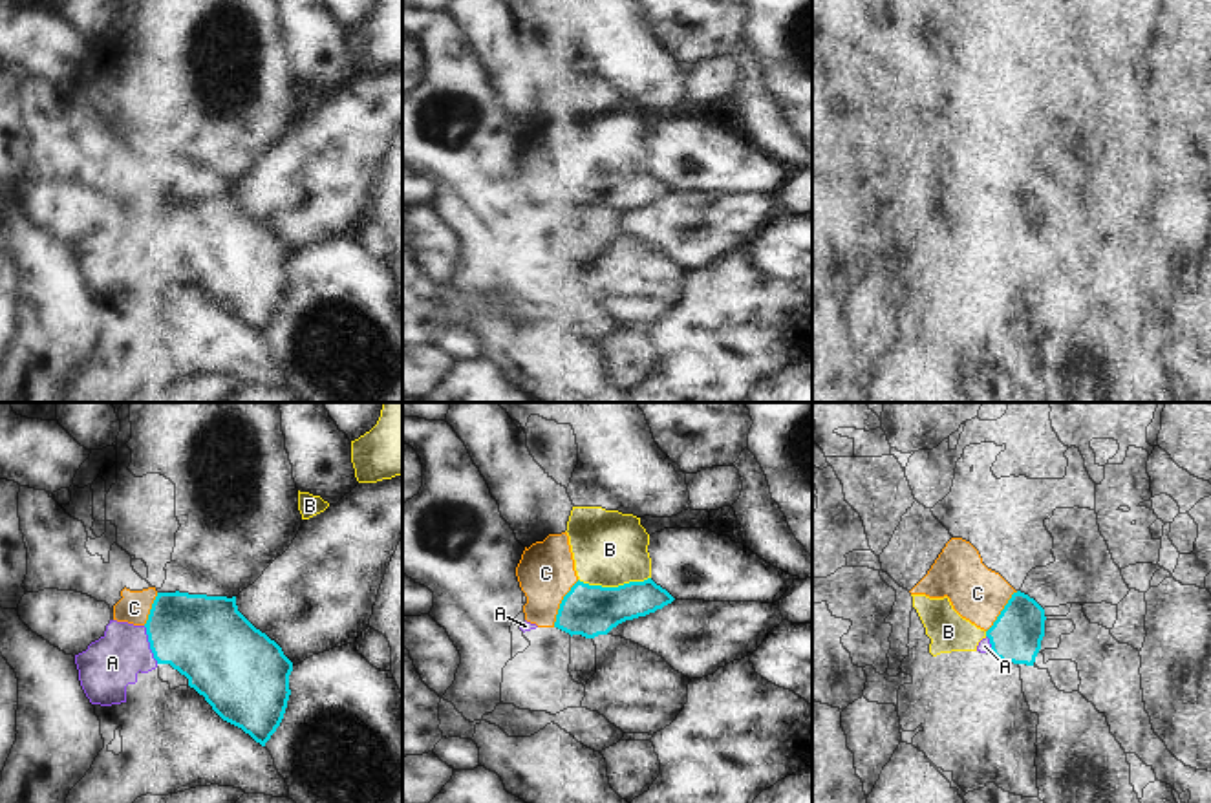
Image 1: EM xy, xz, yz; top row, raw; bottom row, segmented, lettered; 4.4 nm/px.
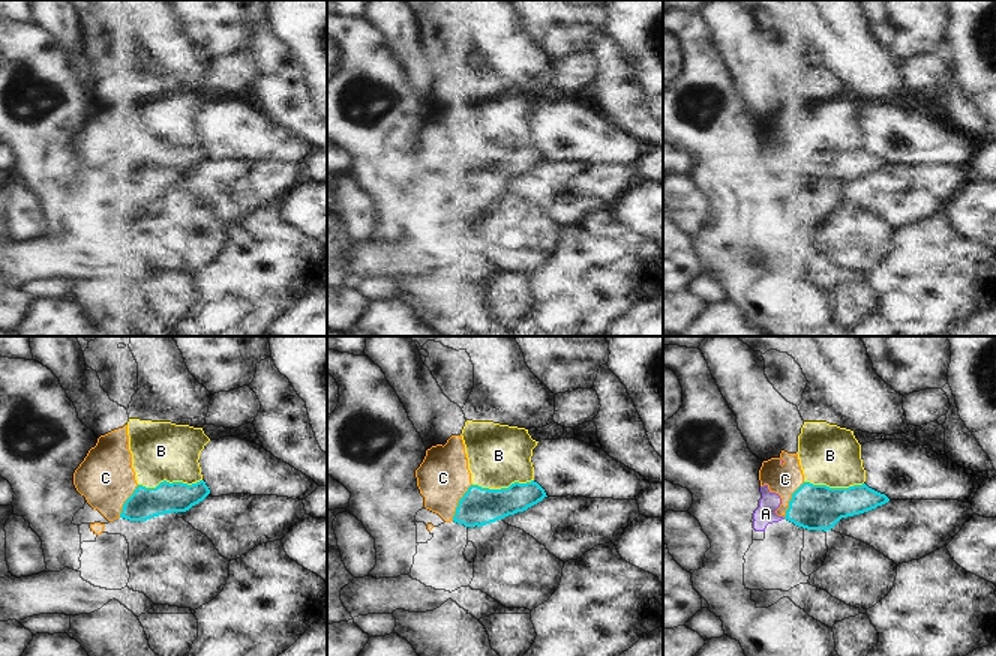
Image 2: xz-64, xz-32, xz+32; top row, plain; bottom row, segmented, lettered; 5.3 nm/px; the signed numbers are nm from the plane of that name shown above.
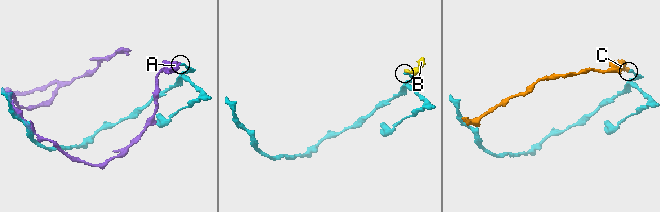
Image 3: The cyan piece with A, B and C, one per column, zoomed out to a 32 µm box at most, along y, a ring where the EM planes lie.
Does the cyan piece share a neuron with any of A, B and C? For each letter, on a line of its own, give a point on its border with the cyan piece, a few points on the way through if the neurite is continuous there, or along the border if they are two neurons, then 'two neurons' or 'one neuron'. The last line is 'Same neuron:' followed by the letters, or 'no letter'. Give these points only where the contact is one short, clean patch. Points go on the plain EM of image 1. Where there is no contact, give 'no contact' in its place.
A: contact xy (150, 235); border xy (143, 216), (149, 238), (158, 253); two neurons
B: contact xz (613, 178); two neurons
C: contact xz (560, 194); way xz (586, 200), (560, 194), (546, 163); one neuron
Same neuron: C

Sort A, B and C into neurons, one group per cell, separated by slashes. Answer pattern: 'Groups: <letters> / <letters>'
Groups: A B / C.

